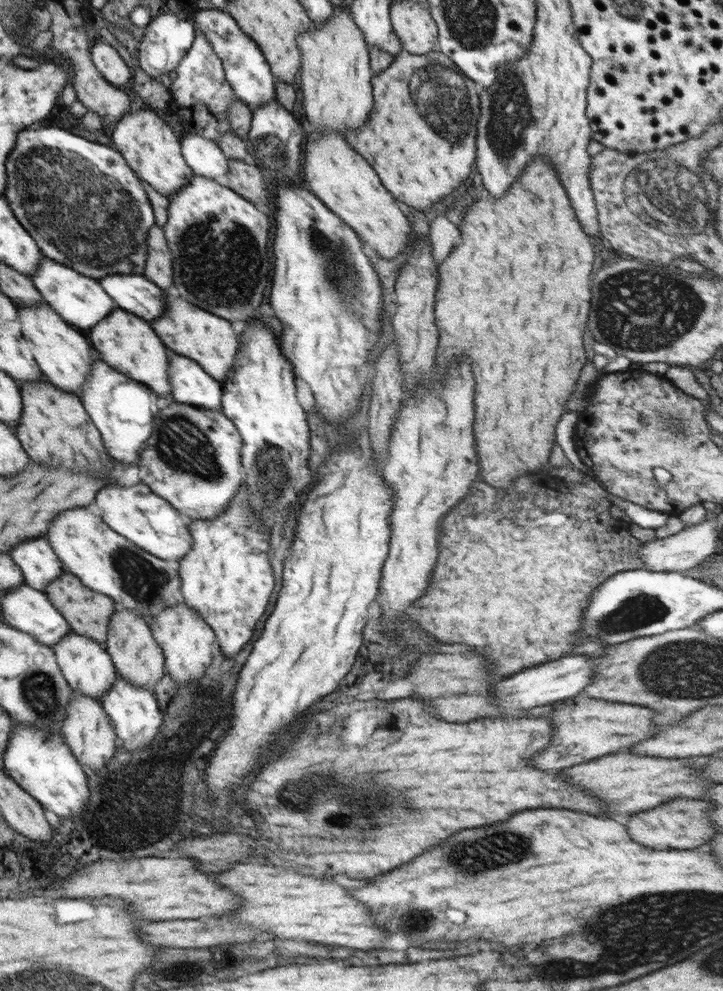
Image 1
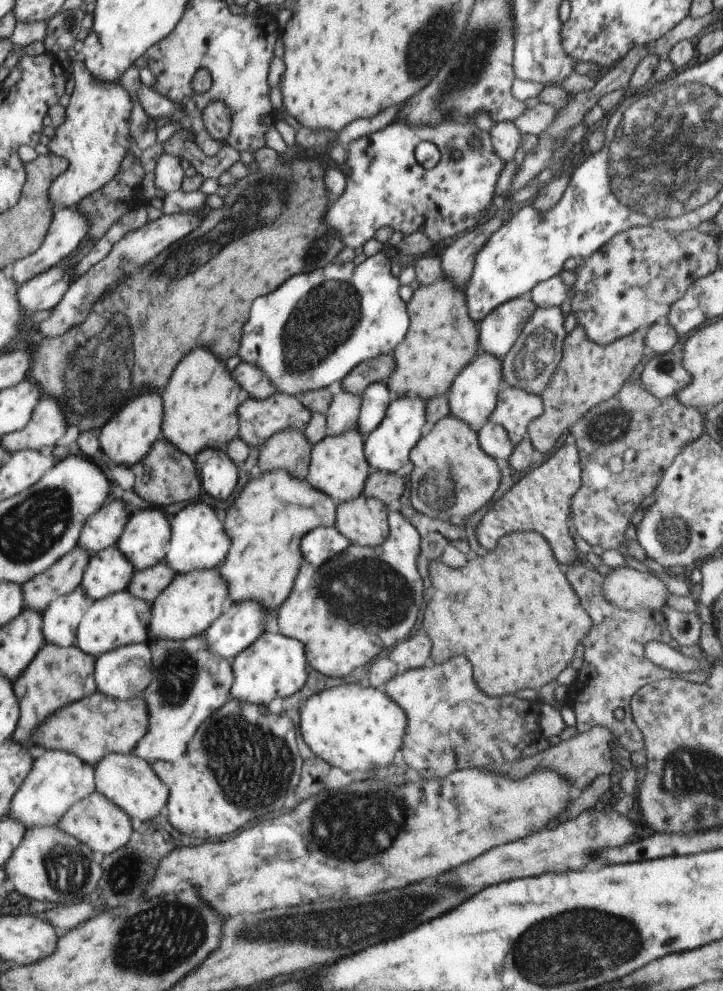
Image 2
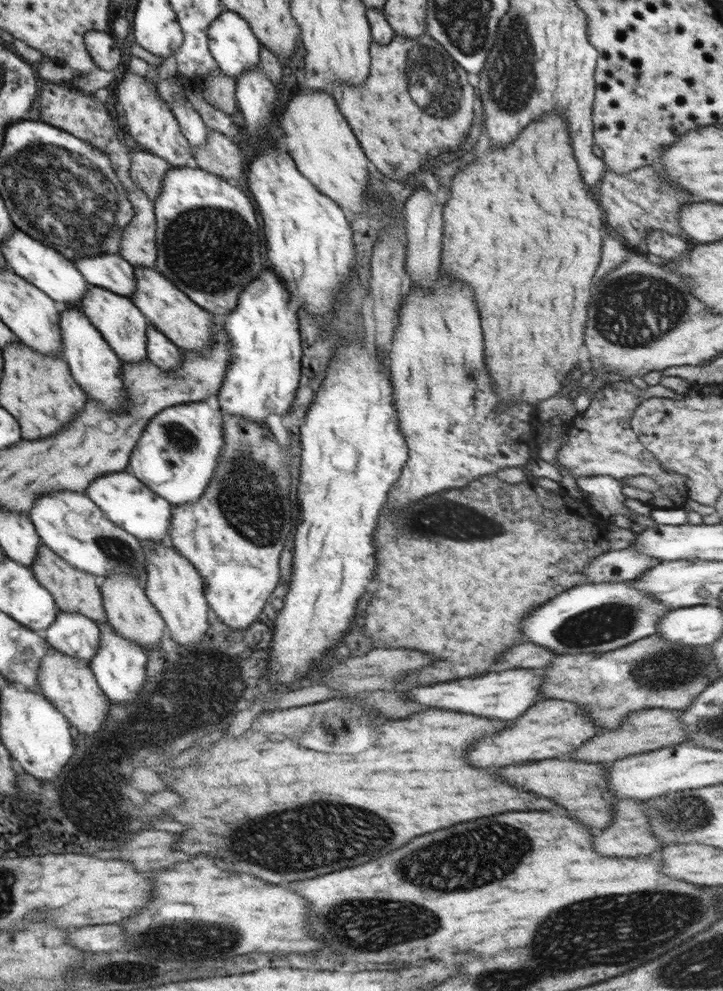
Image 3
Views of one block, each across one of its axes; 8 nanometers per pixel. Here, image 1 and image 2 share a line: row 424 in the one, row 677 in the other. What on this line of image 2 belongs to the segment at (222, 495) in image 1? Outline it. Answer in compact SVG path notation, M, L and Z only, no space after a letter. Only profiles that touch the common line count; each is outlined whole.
M204 635L188 640L157 640L150 642L150 648L154 678L142 697L152 714L152 732L144 736L144 742L133 753L148 764L173 763L186 752L198 726L230 700L235 683L234 666L208 648Z

